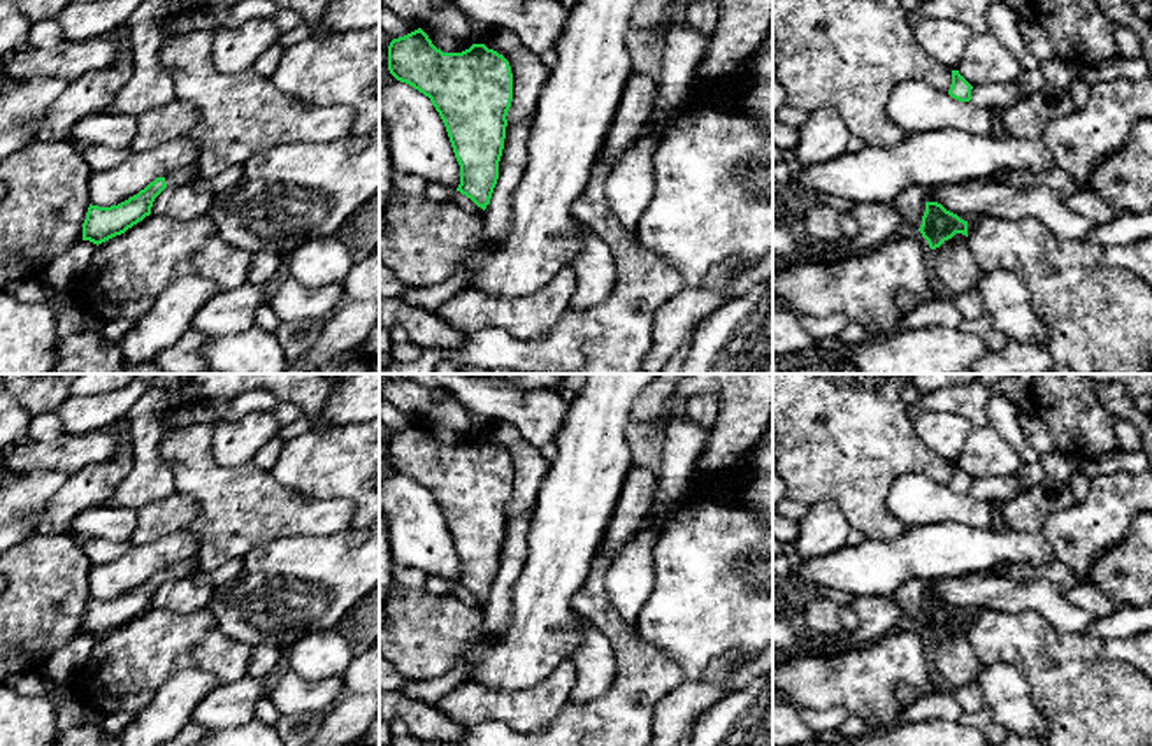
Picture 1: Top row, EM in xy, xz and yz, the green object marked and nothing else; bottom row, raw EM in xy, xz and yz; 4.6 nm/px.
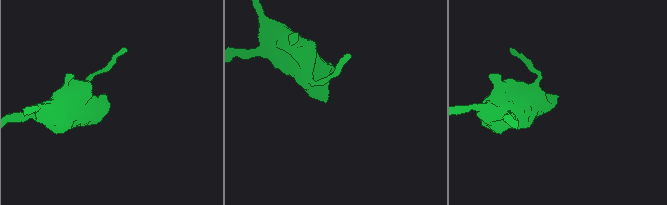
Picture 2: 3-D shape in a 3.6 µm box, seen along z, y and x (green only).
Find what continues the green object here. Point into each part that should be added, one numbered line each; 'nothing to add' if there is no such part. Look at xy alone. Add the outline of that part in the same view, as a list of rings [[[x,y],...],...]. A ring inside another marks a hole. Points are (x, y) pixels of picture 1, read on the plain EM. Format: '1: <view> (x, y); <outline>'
1: xy (183, 569); [[[190,558],[190,560],[172,563],[163,570],[165,570],[167,581],[177,581],[184,577],[195,577],[198,574],[198,563],[195,558]]]

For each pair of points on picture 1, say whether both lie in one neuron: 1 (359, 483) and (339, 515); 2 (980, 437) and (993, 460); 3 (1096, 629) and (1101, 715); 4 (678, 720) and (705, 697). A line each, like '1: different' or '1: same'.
1: different
2: same
3: different
4: same

